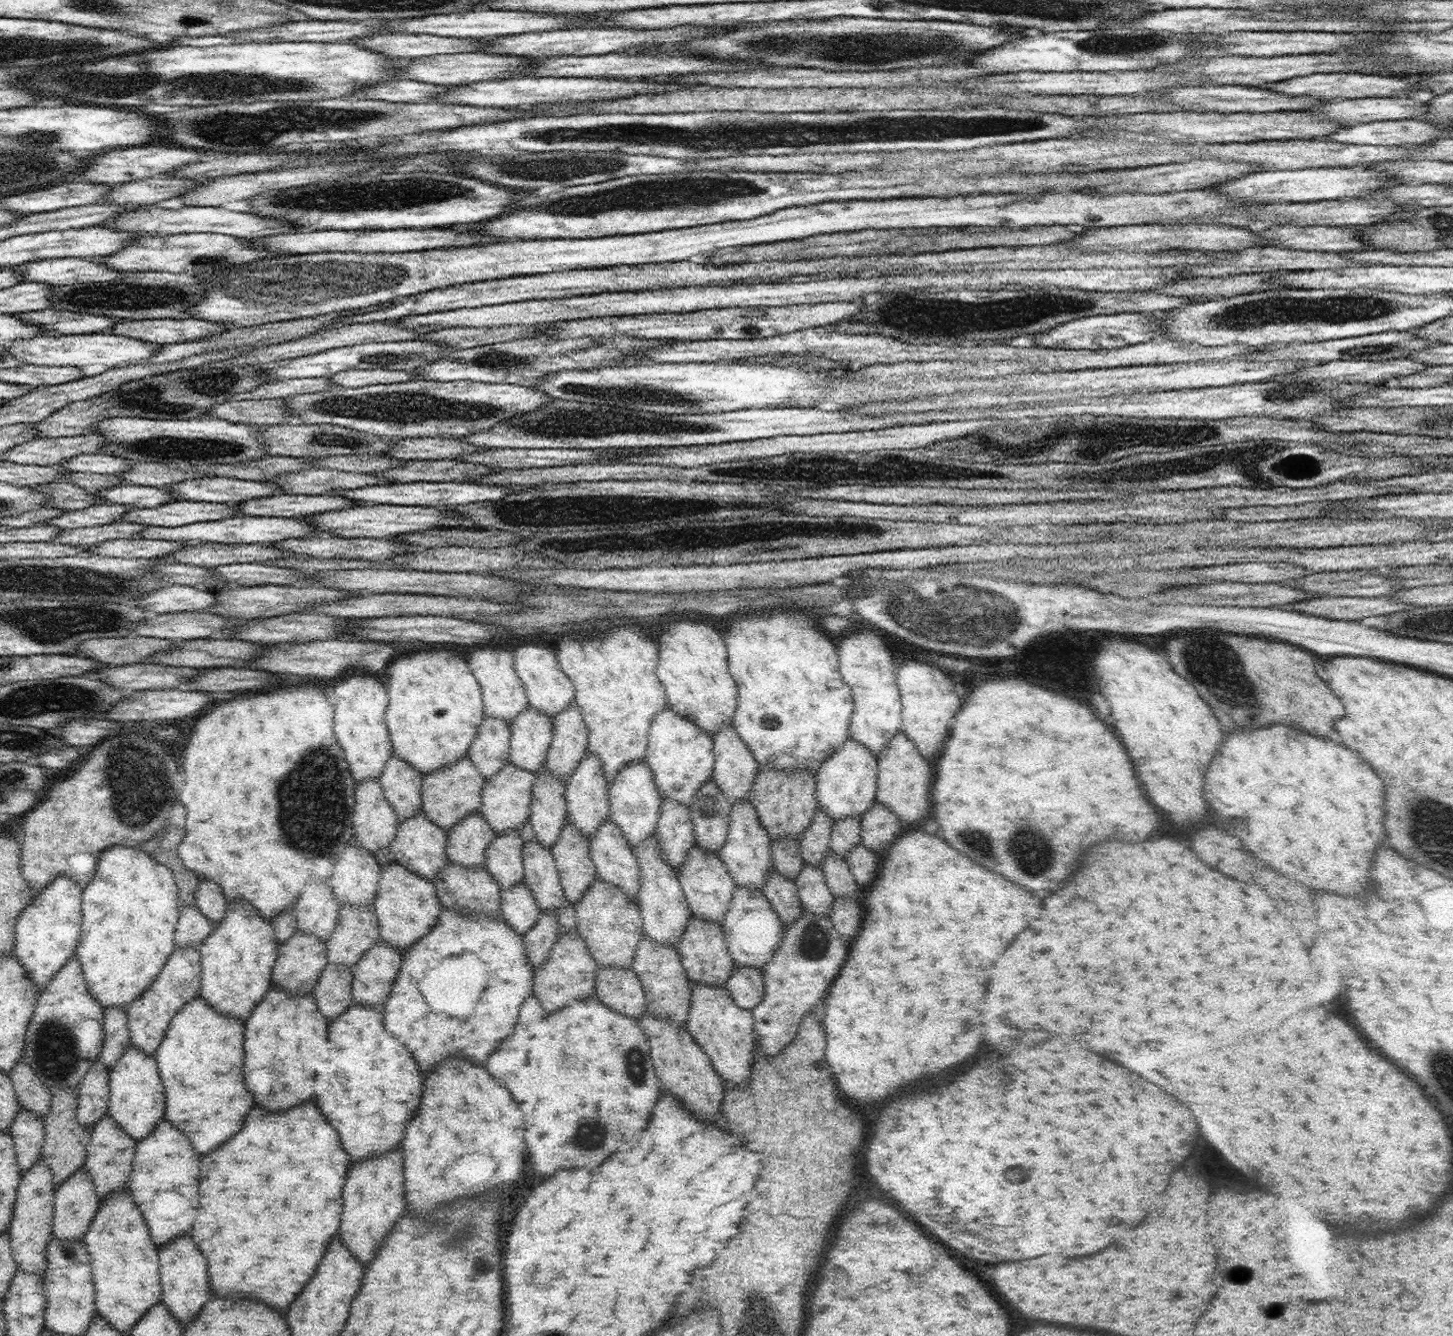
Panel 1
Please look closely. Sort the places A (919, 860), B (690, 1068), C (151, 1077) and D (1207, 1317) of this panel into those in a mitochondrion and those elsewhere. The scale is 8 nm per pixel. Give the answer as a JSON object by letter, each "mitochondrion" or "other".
{"A":"other","B":"other","C":"other","D":"other"}

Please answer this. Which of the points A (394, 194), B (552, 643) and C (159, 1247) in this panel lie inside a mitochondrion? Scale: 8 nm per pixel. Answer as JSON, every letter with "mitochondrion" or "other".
{"A":"mitochondrion","B":"other","C":"other"}

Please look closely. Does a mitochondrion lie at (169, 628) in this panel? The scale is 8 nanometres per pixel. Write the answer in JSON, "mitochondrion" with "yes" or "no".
{"mitochondrion":"no"}

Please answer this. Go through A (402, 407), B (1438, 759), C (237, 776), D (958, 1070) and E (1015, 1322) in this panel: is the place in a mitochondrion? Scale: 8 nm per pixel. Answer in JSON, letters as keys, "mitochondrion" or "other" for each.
{"A":"mitochondrion","B":"other","C":"other","D":"other","E":"other"}

